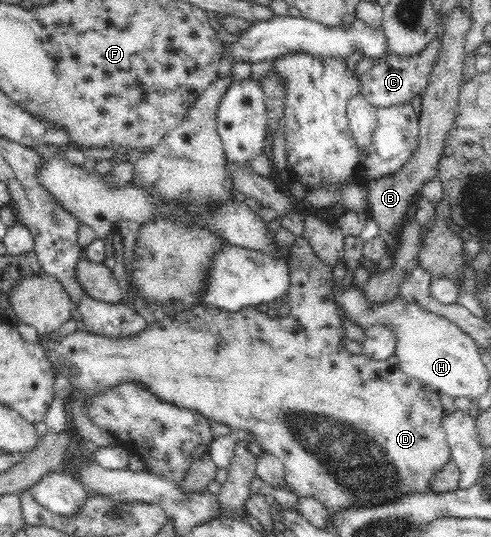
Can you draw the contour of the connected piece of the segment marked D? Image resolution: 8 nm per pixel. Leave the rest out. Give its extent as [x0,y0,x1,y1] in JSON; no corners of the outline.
[40,236,451,512]

